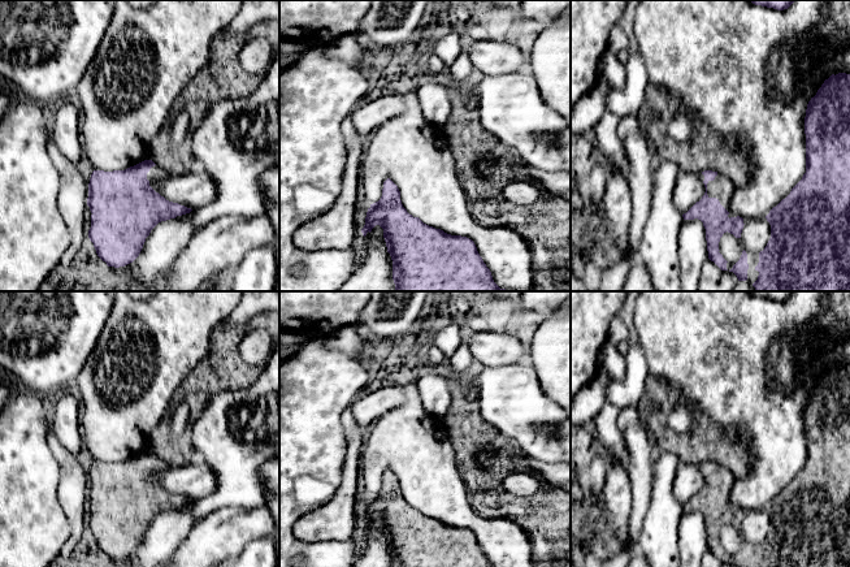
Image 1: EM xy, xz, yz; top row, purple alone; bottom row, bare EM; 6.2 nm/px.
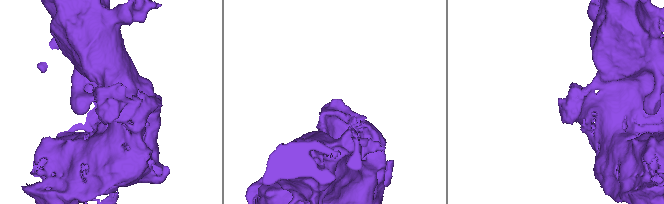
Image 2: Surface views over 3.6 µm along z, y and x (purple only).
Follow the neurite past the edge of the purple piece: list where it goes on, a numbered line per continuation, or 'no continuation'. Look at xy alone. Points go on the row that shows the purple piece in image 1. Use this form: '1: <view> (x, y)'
1: xy (156, 173)

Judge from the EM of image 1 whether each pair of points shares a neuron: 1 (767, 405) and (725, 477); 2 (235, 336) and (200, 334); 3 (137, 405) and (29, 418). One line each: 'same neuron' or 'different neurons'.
1: different neurons
2: different neurons
3: different neurons

